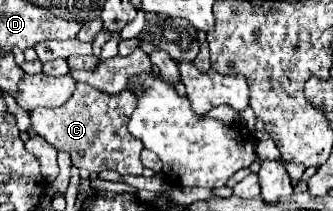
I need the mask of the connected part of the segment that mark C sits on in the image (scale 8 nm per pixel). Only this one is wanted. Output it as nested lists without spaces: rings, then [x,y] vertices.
[[[79,82],[69,102],[61,108],[35,108],[31,112],[31,128],[57,150],[69,152],[73,166],[77,168],[97,174],[103,170],[115,170],[121,176],[141,176],[143,164],[139,154],[143,144],[133,140],[127,130],[133,108],[133,96],[129,96],[125,90],[119,94],[107,94],[85,82]]]

